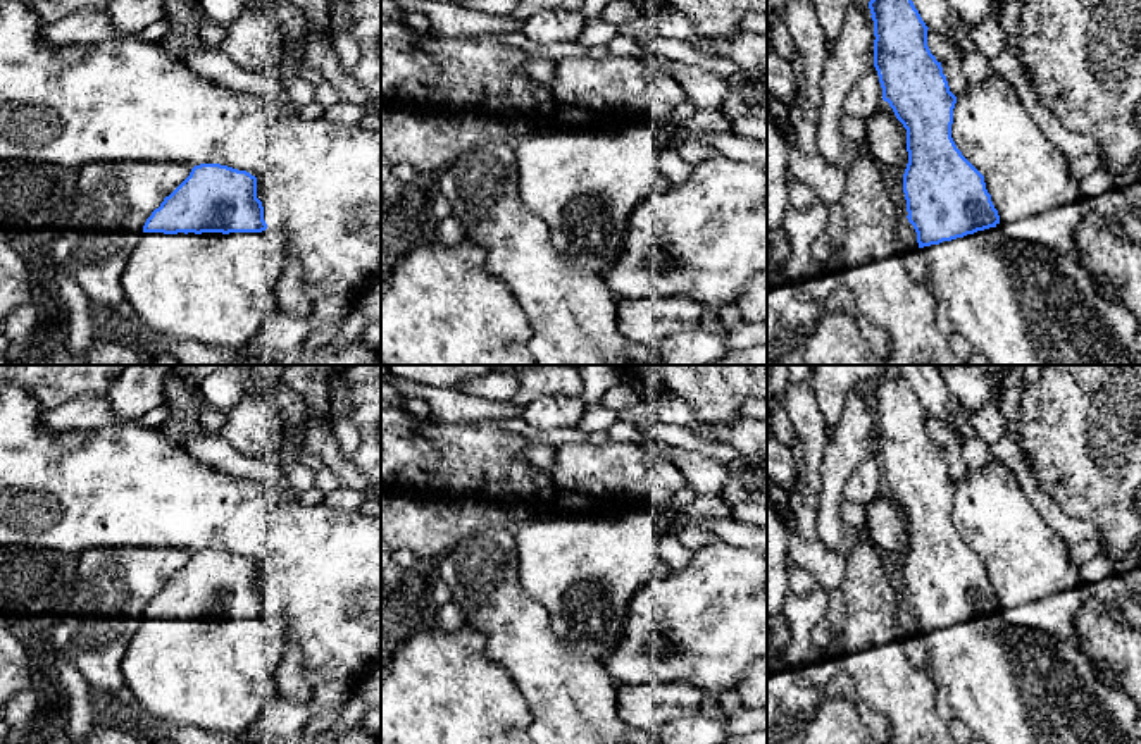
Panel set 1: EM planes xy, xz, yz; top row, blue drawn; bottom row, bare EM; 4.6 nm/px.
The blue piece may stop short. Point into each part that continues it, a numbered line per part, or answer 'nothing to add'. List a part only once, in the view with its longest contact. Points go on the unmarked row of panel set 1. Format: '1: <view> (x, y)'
1: xy (221, 675)

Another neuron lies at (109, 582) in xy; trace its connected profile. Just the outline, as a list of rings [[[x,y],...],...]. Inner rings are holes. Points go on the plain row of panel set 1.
[[[138,546],[79,555],[67,613],[53,620],[52,642],[76,665],[91,691],[109,694],[126,685],[121,665],[145,608],[190,558],[186,549]]]

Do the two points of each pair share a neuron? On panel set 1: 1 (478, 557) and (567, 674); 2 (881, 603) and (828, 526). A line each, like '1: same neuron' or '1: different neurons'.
1: same neuron
2: different neurons

